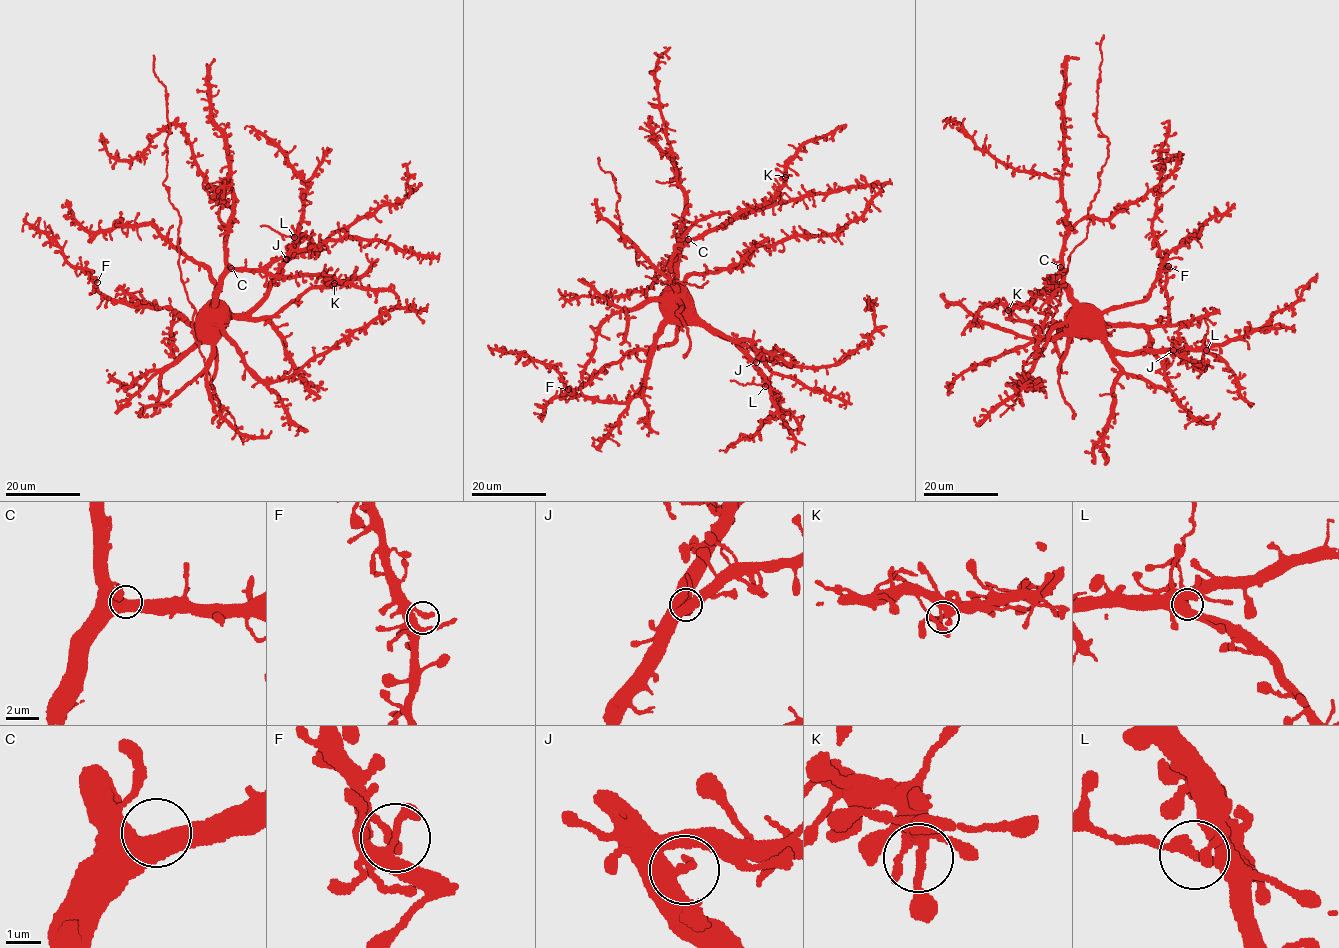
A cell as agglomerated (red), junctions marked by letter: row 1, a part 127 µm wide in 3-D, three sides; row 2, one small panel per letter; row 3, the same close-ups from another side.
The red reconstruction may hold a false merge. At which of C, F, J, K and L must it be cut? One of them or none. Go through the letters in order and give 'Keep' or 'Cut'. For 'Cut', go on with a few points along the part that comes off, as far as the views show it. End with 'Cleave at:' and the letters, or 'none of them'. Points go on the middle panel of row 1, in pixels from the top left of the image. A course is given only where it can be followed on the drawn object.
C: Keep
F: Keep
J: Keep
K: Keep
L: Cut. Course of the part to remove: (764, 386), (741, 385), (730, 380)
Cleave at: L

